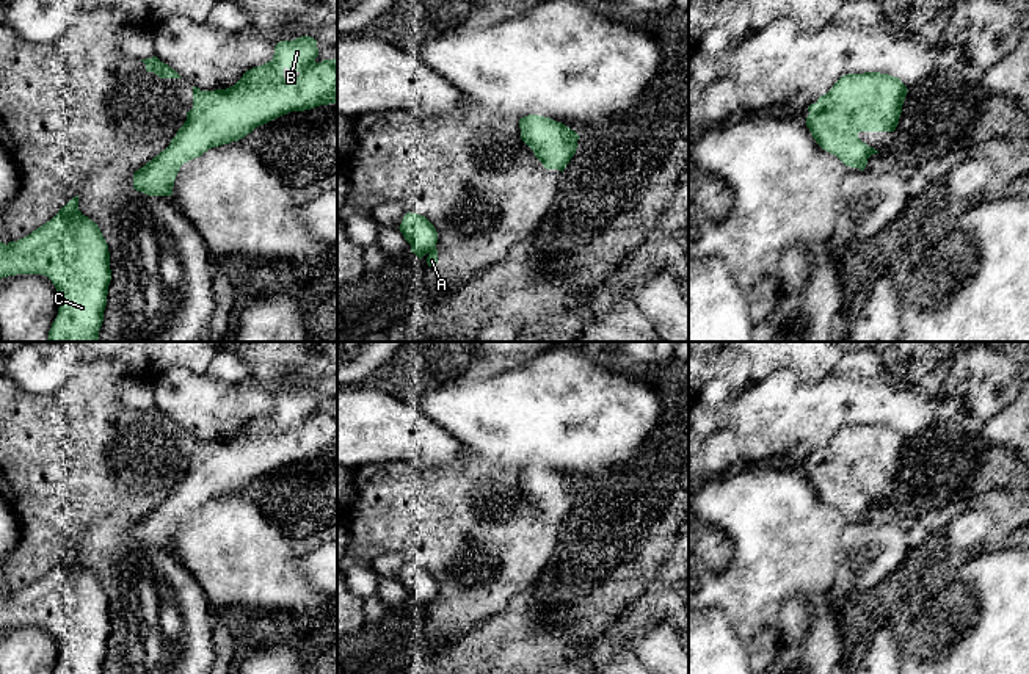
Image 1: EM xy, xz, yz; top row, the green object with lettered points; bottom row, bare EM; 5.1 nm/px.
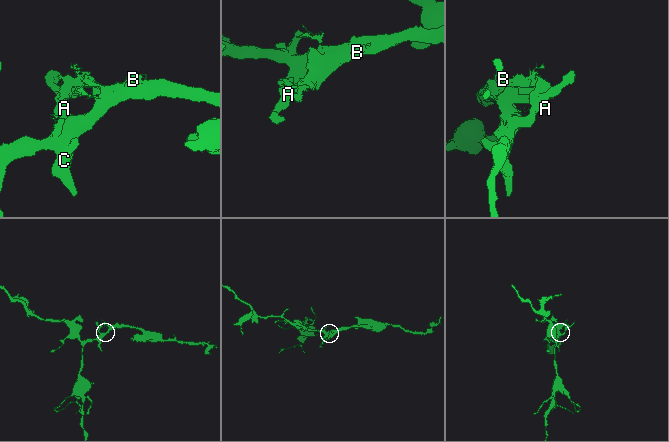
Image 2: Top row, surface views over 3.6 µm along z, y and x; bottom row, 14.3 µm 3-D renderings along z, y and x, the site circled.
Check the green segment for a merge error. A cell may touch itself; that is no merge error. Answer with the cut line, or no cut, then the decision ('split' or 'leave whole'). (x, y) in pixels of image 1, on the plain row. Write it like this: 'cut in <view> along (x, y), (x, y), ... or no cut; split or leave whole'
no cut; leave whole

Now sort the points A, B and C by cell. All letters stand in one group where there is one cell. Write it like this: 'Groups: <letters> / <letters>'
Groups: A B C

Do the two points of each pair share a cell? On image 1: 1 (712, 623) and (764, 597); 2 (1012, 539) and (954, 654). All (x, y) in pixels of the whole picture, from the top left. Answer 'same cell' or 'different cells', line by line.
1: different cells
2: different cells

